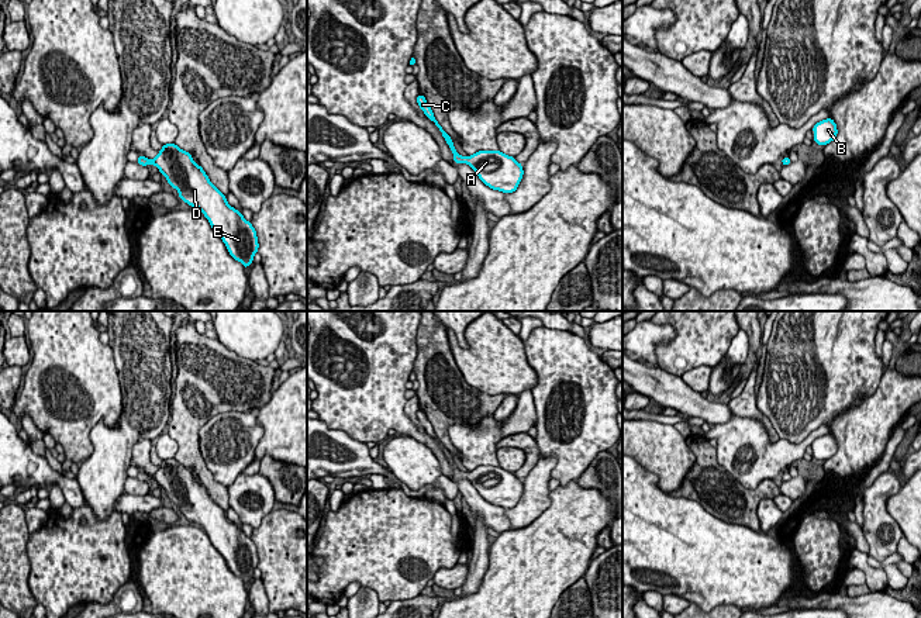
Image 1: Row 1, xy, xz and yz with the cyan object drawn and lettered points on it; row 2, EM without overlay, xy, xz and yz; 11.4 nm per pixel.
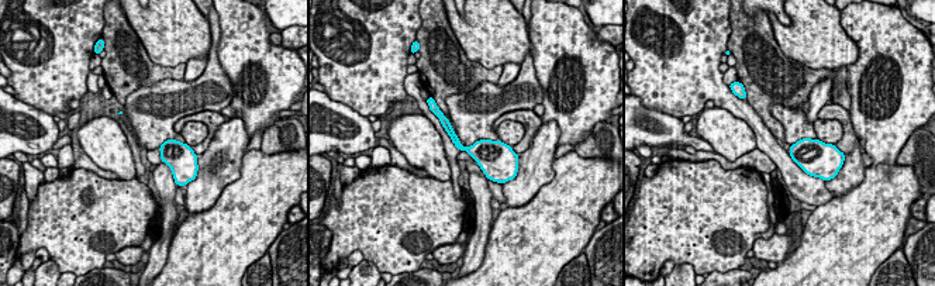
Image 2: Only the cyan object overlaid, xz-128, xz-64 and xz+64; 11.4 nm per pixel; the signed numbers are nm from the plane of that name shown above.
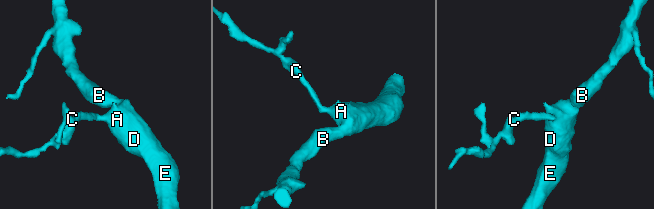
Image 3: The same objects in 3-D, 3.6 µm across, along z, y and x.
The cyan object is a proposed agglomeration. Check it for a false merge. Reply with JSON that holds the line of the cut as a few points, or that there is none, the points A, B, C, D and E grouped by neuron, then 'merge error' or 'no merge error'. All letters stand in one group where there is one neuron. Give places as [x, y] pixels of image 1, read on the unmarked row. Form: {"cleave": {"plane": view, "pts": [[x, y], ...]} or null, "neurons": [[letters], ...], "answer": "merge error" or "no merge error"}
{"cleave": null, "neurons": [["A", "B", "C", "D", "E"]], "answer": "no merge error"}

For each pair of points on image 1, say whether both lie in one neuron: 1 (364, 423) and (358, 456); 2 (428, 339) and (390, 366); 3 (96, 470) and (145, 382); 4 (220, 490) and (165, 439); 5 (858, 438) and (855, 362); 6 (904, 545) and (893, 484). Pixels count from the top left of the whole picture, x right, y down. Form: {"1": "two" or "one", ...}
{"1": "two", "2": "two", "3": "one", "4": "two", "5": "two", "6": "two"}

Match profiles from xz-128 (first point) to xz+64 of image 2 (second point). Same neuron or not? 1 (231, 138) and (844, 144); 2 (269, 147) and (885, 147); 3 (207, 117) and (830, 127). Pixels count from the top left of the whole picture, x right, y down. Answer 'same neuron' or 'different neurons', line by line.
1: different neurons
2: different neurons
3: different neurons

